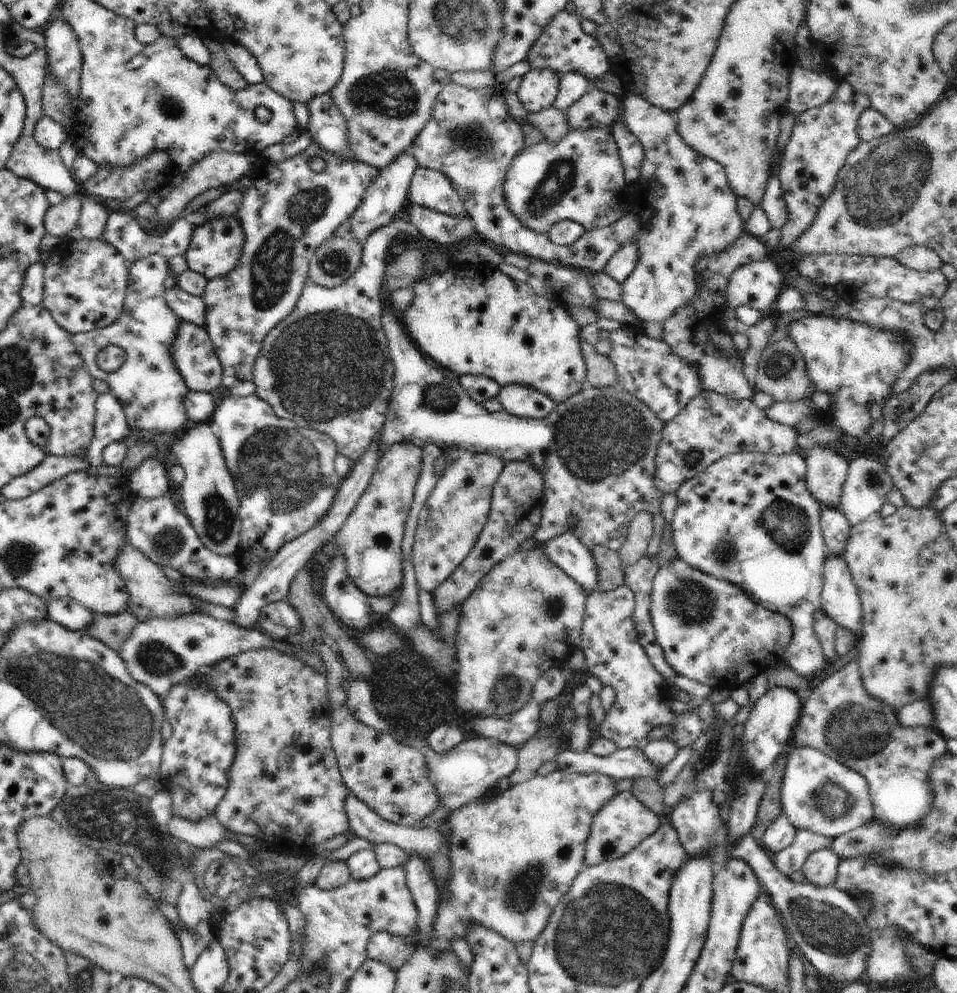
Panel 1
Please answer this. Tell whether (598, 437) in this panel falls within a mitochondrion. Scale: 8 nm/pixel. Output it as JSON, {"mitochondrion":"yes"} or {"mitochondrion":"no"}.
{"mitochondrion":"yes"}

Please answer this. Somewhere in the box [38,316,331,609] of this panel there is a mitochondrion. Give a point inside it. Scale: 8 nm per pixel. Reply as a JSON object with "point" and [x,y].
{"point":[281,467]}

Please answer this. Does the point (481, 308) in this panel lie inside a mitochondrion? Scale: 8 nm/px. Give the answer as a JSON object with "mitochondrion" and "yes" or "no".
{"mitochondrion":"no"}

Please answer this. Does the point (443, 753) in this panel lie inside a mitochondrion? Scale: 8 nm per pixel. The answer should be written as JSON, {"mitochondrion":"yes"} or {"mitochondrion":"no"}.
{"mitochondrion":"no"}

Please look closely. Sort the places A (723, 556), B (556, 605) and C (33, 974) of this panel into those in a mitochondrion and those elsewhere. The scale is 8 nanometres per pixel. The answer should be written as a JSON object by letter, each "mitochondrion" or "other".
{"A":"mitochondrion","B":"mitochondrion","C":"mitochondrion"}

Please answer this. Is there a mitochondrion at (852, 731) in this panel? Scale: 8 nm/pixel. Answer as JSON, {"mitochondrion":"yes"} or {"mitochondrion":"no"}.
{"mitochondrion":"yes"}

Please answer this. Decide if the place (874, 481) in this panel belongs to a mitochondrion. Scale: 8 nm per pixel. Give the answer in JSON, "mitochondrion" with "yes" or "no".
{"mitochondrion":"yes"}

